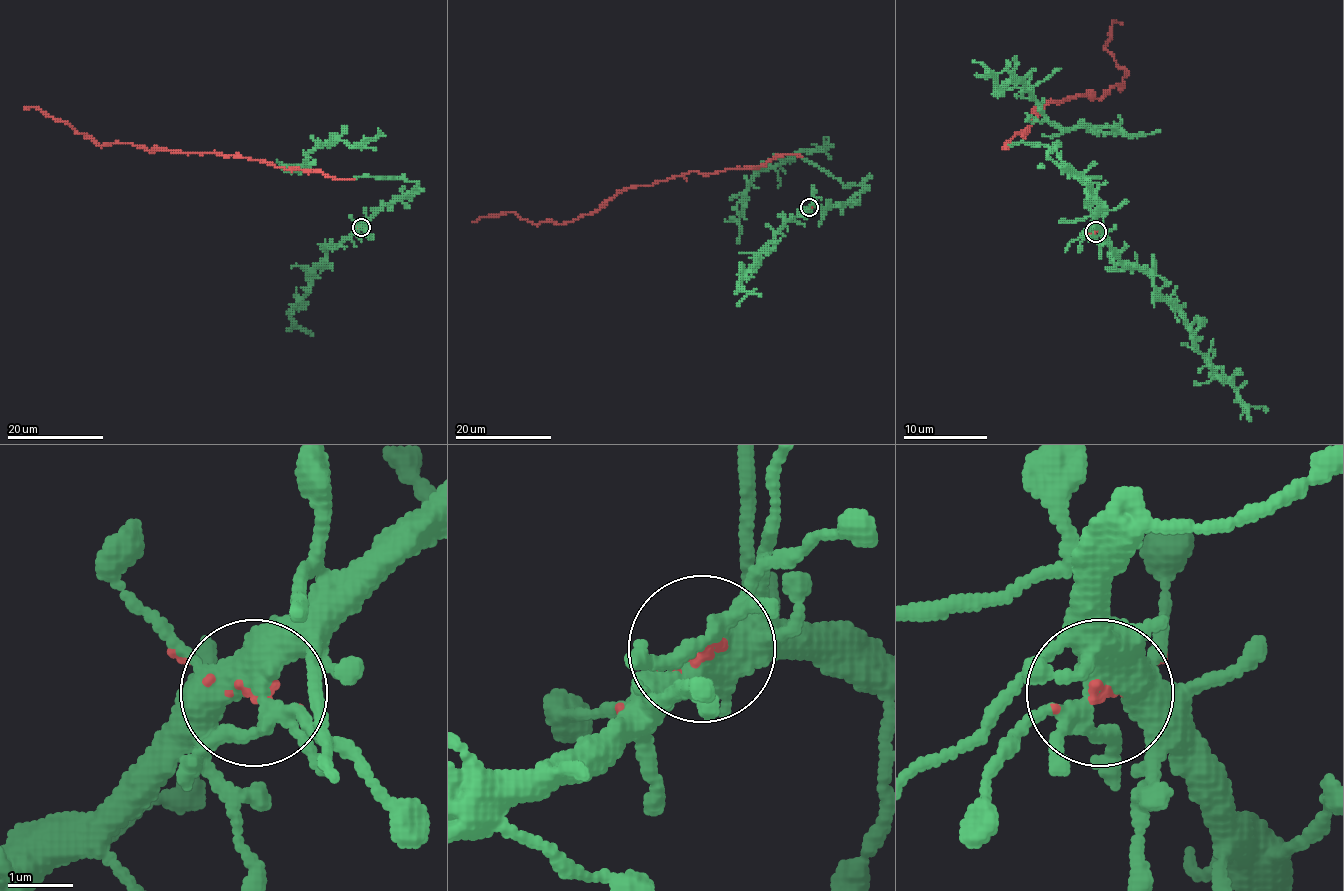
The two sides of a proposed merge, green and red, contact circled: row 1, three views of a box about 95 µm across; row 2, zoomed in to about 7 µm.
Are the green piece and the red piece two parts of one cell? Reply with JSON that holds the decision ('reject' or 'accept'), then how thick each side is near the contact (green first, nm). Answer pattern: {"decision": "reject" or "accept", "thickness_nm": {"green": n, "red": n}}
{"decision": "accept", "thickness_nm": {"green": 420, "red": 100}}

